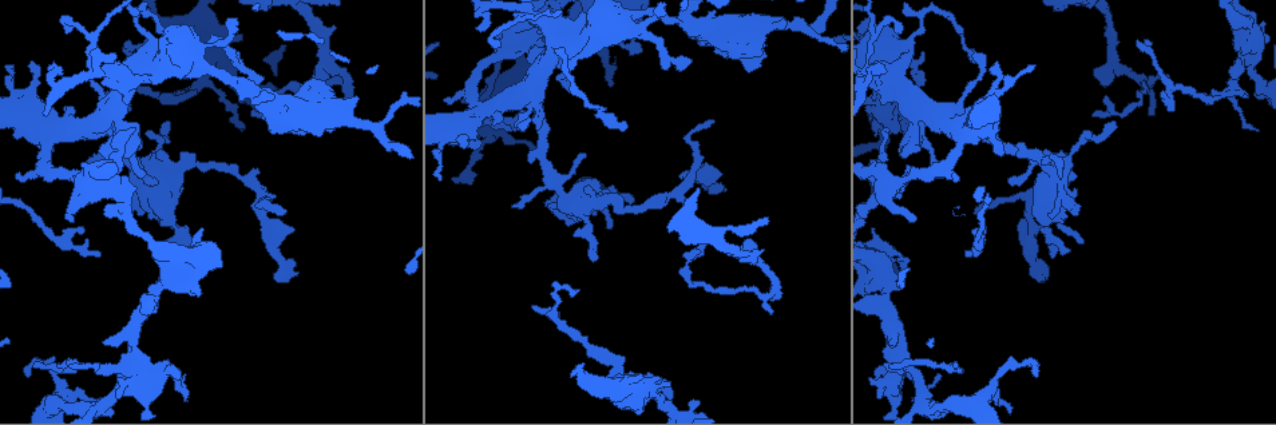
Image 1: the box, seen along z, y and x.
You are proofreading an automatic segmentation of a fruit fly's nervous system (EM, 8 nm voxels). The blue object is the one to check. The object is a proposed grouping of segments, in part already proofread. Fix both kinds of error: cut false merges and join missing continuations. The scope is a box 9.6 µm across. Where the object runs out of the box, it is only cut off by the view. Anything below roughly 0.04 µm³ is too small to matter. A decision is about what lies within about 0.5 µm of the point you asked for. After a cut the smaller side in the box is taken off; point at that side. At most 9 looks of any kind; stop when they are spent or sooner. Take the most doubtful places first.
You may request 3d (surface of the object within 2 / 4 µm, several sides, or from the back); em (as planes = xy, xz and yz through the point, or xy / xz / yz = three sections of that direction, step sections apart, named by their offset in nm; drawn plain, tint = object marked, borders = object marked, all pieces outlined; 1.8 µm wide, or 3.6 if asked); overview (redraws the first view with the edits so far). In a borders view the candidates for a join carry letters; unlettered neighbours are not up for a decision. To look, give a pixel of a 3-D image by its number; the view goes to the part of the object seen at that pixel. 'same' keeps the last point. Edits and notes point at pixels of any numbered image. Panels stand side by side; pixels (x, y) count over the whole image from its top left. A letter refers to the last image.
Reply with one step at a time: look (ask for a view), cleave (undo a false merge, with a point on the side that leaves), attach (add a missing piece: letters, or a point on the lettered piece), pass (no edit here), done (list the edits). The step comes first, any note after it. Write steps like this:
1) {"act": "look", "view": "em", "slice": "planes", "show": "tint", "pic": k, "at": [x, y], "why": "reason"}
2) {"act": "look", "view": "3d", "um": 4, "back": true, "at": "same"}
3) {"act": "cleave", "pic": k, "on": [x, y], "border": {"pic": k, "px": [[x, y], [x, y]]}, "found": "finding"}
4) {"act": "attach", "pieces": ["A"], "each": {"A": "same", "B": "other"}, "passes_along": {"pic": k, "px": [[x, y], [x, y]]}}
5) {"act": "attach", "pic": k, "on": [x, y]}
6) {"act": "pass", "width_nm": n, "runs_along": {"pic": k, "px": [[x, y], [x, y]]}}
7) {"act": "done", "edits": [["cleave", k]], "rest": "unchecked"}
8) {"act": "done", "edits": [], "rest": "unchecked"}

{"act": "look", "view": "em", "slice": "xy", "step": 4, "show": "tint", "pic": 1, "at": [133, 342], "why": "arms part here"}

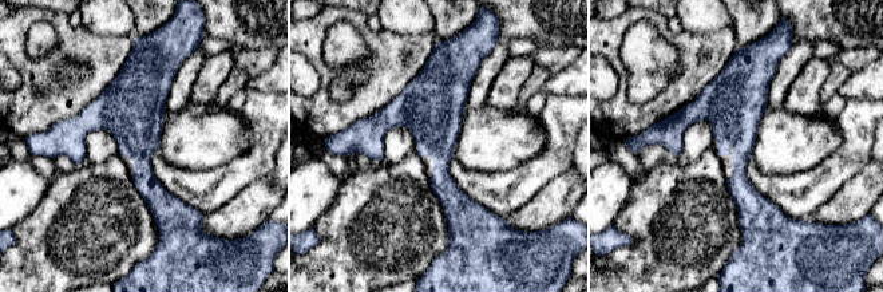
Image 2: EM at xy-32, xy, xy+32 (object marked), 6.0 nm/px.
{"act": "look", "view": "em", "slice": "planes", "show": "borders", "at": "same"}

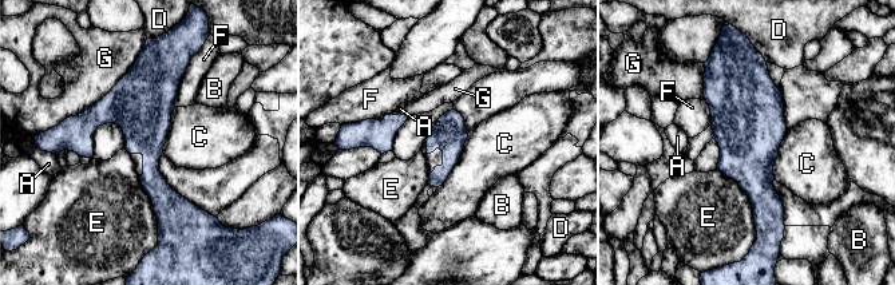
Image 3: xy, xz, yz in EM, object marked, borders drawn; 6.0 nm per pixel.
{"act": "pass", "each": {"A": "other", "B": "other", "C": "other", "D": "other", "E": "other", "F": "other", "G": "other"}, "border": {"pic": 3, "px": [[470, 131], [459, 161], [438, 187]]}, "found": "one neuron here"}

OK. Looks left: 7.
{"act": "look", "view": "em", "slice": "planes", "show": "borders", "pic": 1, "at": [108, 72]}

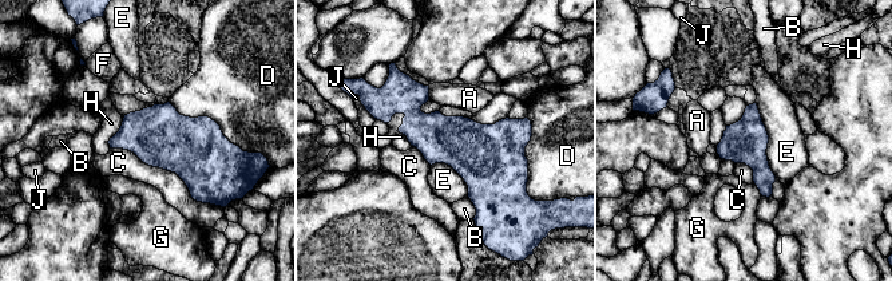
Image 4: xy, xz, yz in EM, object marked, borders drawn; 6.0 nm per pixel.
{"act": "pass", "width_nm": 260, "each": {"A": "other", "B": "other", "C": "other", "D": "other", "E": "other", "F": "other", "G": "other", "H": "other", "J": "other"}, "border": {"pic": 4, "px": [[110, 147], [173, 171], [213, 205]]}, "found": "one neuron here"}

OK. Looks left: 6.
{"act": "look", "view": "3d", "um": 2, "back": true, "pic": 1, "at": [888, 185], "why": "sudden change in width"}

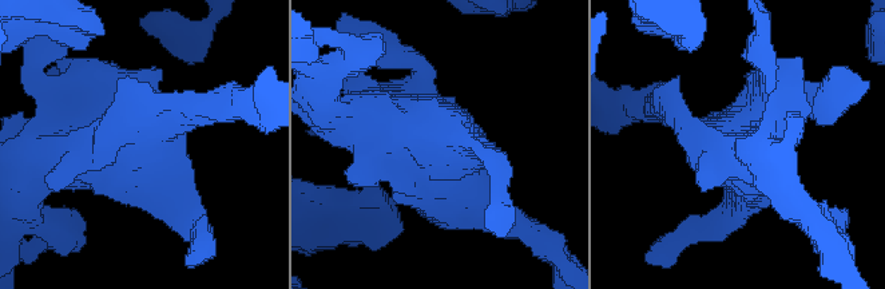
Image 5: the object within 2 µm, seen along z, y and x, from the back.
{"act": "look", "view": "em", "slice": "yz", "step": 16, "show": "tint", "pic": 5, "at": [124, 149]}

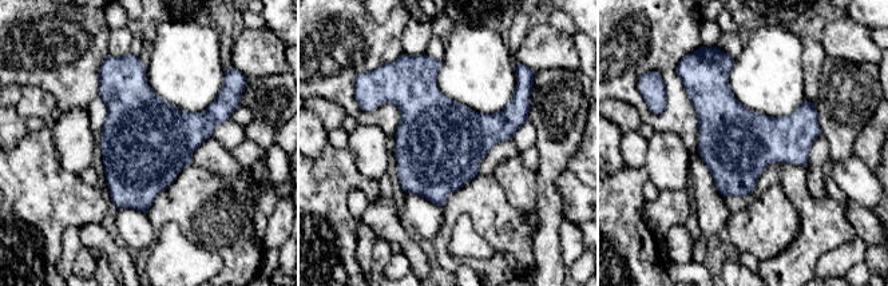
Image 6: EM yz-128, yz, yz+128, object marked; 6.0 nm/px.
{"act": "look", "view": "em", "slice": "planes", "show": "borders", "at": "same"}

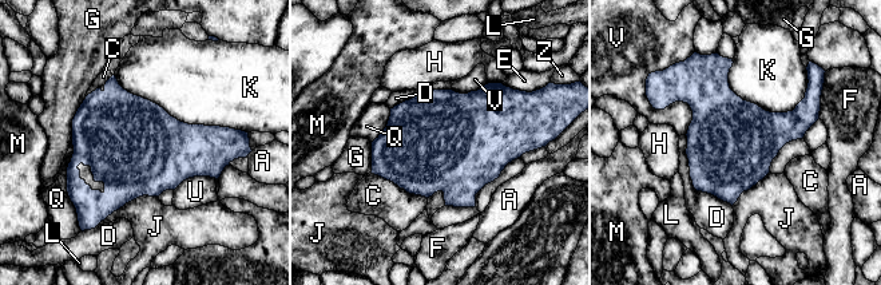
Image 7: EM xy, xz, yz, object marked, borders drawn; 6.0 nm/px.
{"act": "pass", "width_nm": 550, "longest_contact_nm": ["K", 800], "each": {"A": "other", "C": "other", "D": "other", "E": "other", "F": "other", "G": "other", "H": "other", "J": "other", "K": "other", "L": "other", "M": "other", "Q": "other", "U": "other", "V": "other", "Z": "other"}, "found": "all the same neuron"}

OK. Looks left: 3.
{"act": "look", "view": "3d", "um": 4, "pic": 1, "at": [1168, 107], "why": "thin end"}

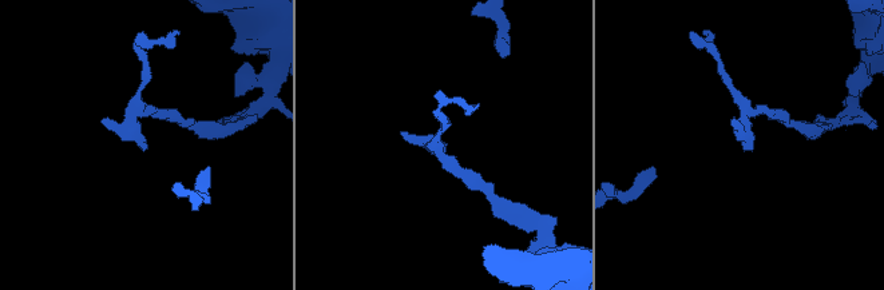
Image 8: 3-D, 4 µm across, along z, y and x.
{"act": "look", "view": "em", "slice": "planes", "show": "borders", "pic": 8, "at": [744, 148]}

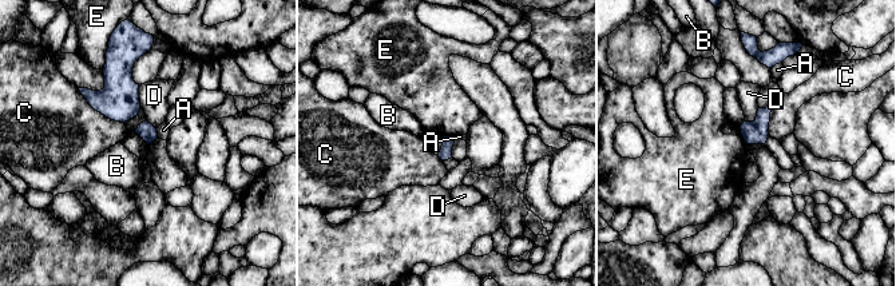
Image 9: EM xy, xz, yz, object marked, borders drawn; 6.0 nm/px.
{"act": "pass", "each": {"A": "other", "B": "other", "C": "other", "D": "other", "E": "other"}, "border": {"pic": 9, "px": [[738, 127], [746, 143]]}, "found": "no lettered piece goes on from it"}

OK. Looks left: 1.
{"act": "done", "edits": [], "rest": "unchecked"}

